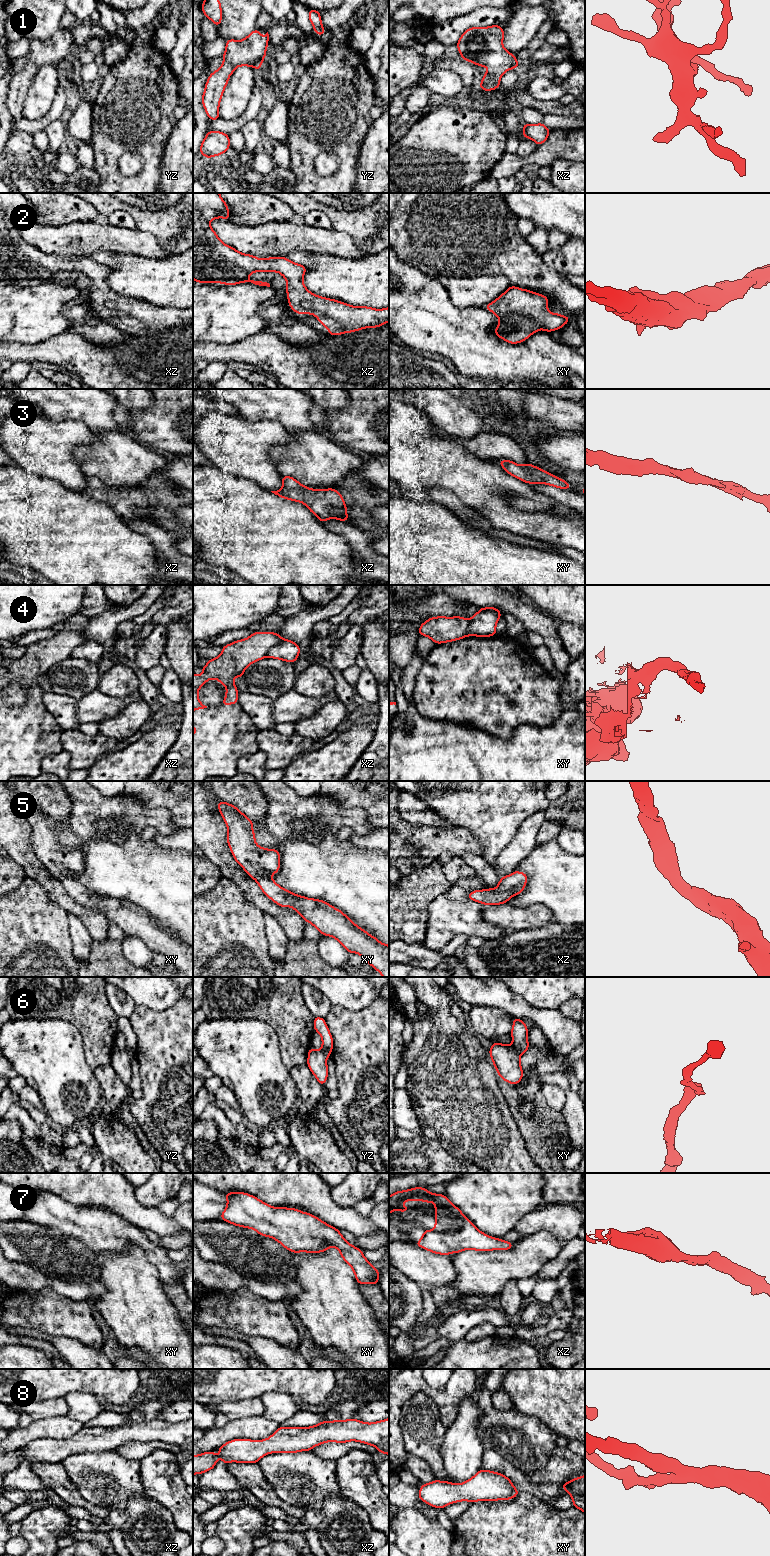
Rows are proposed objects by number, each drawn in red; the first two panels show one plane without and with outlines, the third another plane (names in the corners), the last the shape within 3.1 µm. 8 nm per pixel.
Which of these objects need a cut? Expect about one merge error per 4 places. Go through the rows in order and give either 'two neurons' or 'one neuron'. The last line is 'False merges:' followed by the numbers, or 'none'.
1: one neuron
2: one neuron
3: one neuron
4: two neurons
5: one neuron
6: two neurons
7: one neuron
8: one neuron
False merges: 4, 6

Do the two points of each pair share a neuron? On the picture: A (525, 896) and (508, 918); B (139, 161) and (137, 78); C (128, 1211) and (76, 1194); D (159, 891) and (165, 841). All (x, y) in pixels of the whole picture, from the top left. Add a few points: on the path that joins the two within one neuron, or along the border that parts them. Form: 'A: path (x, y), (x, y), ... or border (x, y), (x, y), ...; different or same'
A: border (507, 902), (517, 906), (540, 904); different
B: border (145, 159), (137, 153), (125, 152), (118, 165); different
C: path (115, 1198), (111, 1194), (89, 1194); same
D: border (152, 839), (164, 847), (182, 850); different

